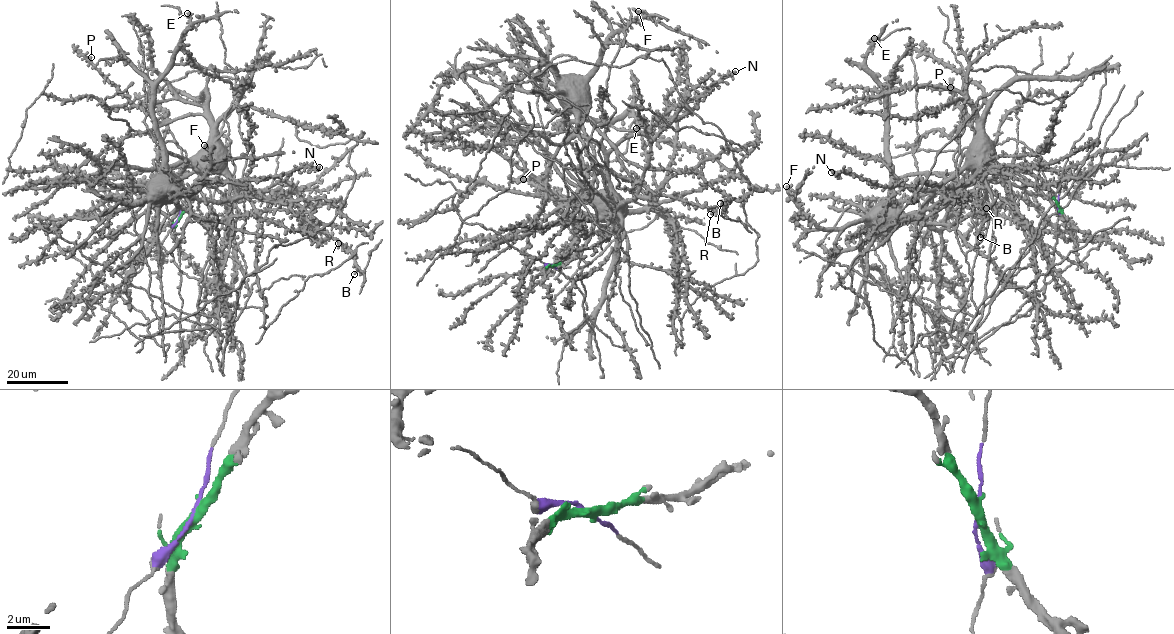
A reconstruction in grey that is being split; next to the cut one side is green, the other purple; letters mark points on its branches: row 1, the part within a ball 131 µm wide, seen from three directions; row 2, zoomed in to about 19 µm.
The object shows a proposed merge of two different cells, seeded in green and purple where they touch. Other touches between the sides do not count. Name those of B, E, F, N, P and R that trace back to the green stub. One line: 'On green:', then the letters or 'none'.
On green: N, P

